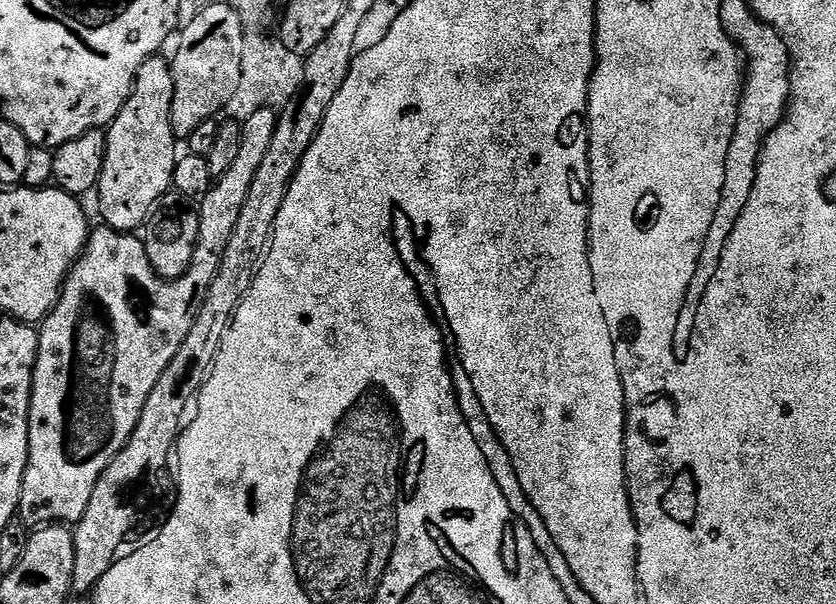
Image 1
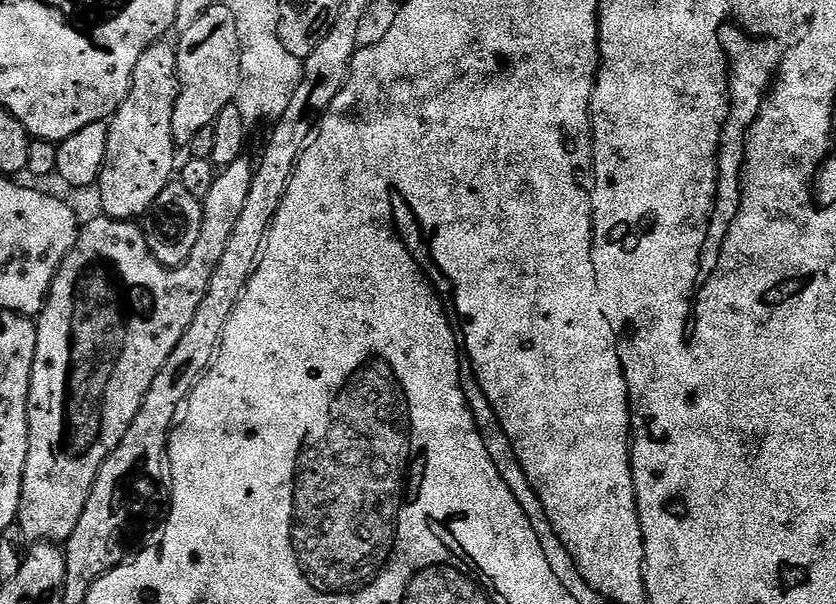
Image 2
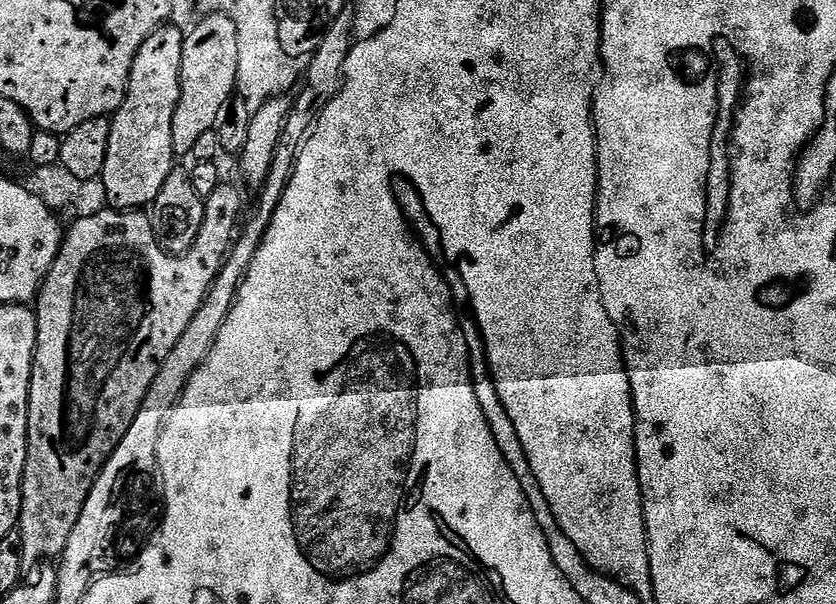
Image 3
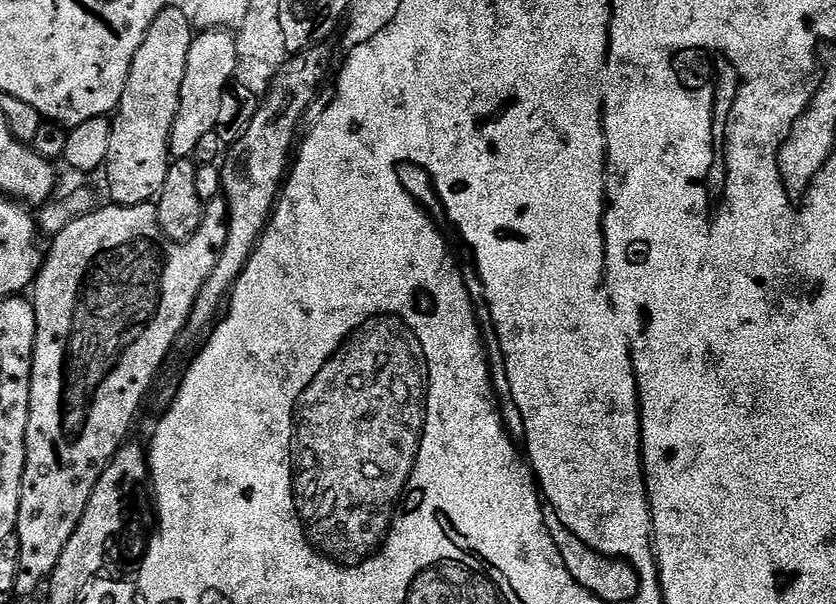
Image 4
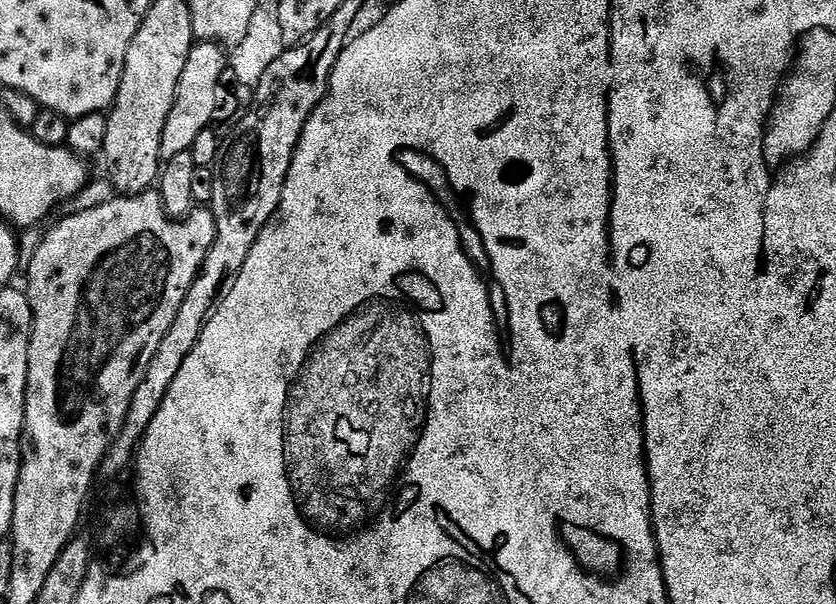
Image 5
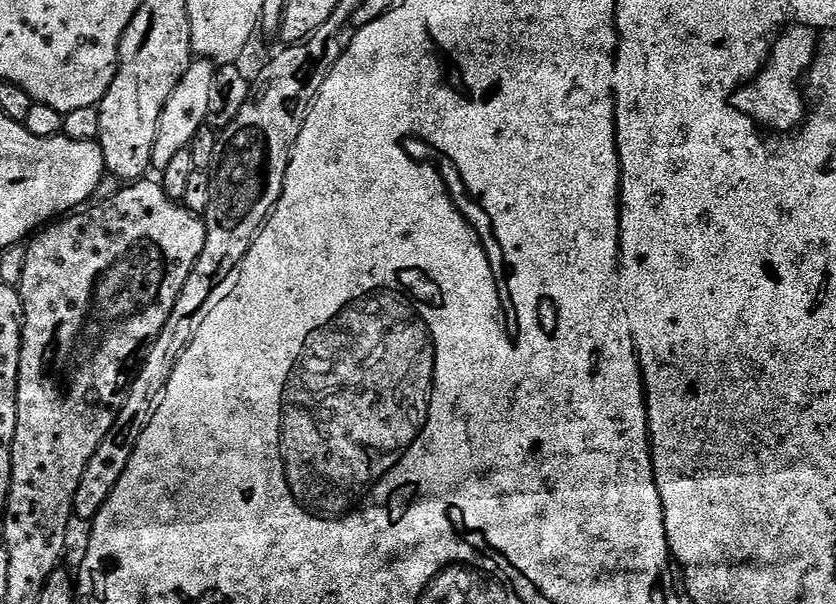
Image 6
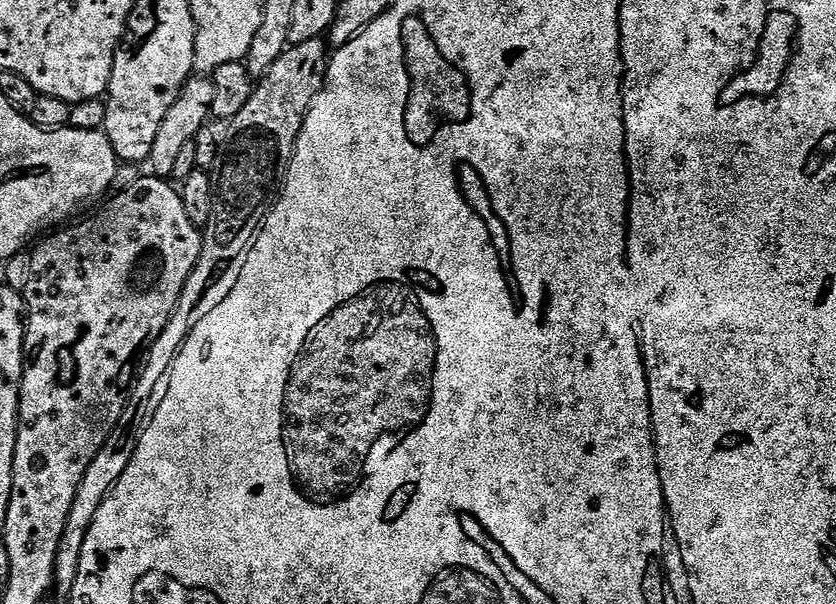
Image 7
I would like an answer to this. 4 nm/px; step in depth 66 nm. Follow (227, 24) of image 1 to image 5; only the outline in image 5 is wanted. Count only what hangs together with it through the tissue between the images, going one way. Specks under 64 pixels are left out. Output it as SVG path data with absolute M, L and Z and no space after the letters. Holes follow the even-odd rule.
M193 43L190 54L186 58L186 70L182 70L182 78L178 82L170 118L166 118L166 130L162 130L161 161L176 158L183 152L191 152L194 138L198 138L198 134L202 134L202 130L206 130L212 124L214 102L220 89L220 77L226 71L226 52L225 56L224 52L225 49L218 44Z

